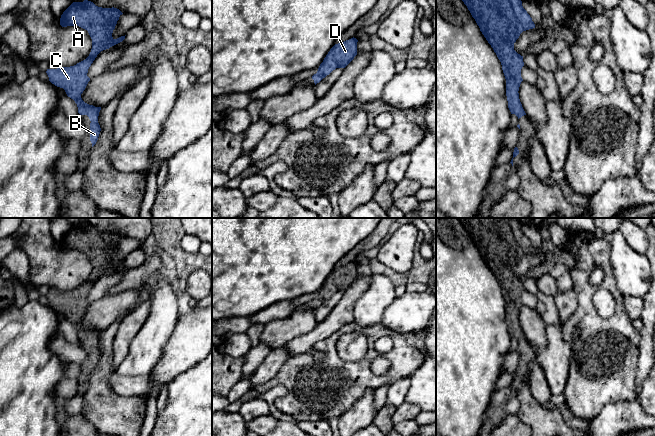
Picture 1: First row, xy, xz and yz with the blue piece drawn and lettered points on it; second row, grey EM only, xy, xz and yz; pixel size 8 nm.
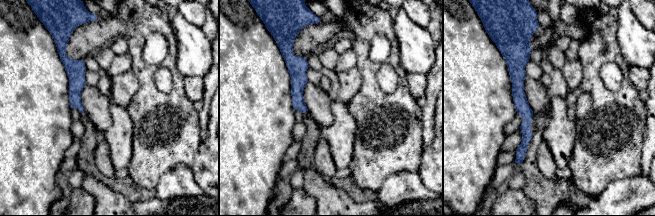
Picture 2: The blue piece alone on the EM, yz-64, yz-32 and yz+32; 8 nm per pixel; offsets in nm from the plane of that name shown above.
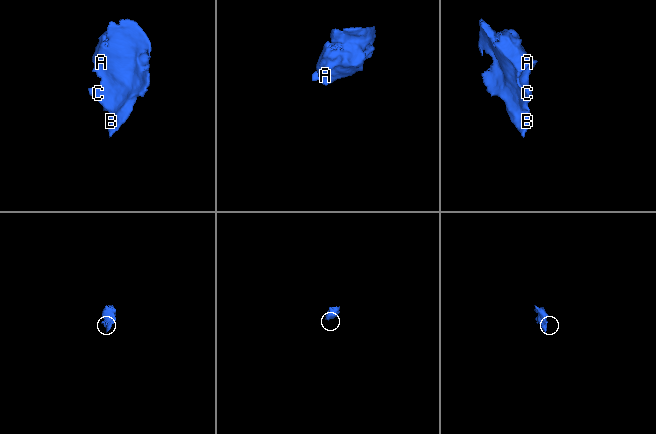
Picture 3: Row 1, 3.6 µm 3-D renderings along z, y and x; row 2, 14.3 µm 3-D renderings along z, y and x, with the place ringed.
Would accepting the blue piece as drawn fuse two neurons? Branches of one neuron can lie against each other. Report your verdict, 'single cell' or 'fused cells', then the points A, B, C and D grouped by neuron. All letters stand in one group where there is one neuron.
single cell; A B C D

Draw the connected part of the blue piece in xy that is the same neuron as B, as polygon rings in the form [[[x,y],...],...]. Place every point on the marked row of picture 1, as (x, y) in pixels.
[[[88,0],[73,2],[61,15],[60,25],[62,27],[79,26],[87,30],[92,39],[91,52],[85,60],[74,66],[59,66],[57,69],[47,69],[46,71],[49,81],[55,86],[63,88],[67,96],[75,101],[78,113],[89,117],[92,147],[96,144],[101,131],[98,123],[101,107],[85,103],[81,94],[90,81],[87,76],[88,69],[97,55],[125,39],[125,36],[117,39],[112,37],[113,30],[122,14],[117,8],[98,7]]]

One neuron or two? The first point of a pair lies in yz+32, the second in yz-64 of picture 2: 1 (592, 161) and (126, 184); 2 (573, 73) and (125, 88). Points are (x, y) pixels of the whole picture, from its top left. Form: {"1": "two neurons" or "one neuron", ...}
{"1": "two neurons", "2": "one neuron"}

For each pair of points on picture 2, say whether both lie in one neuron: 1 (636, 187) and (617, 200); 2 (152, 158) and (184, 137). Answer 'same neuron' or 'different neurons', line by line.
1: same neuron
2: same neuron

